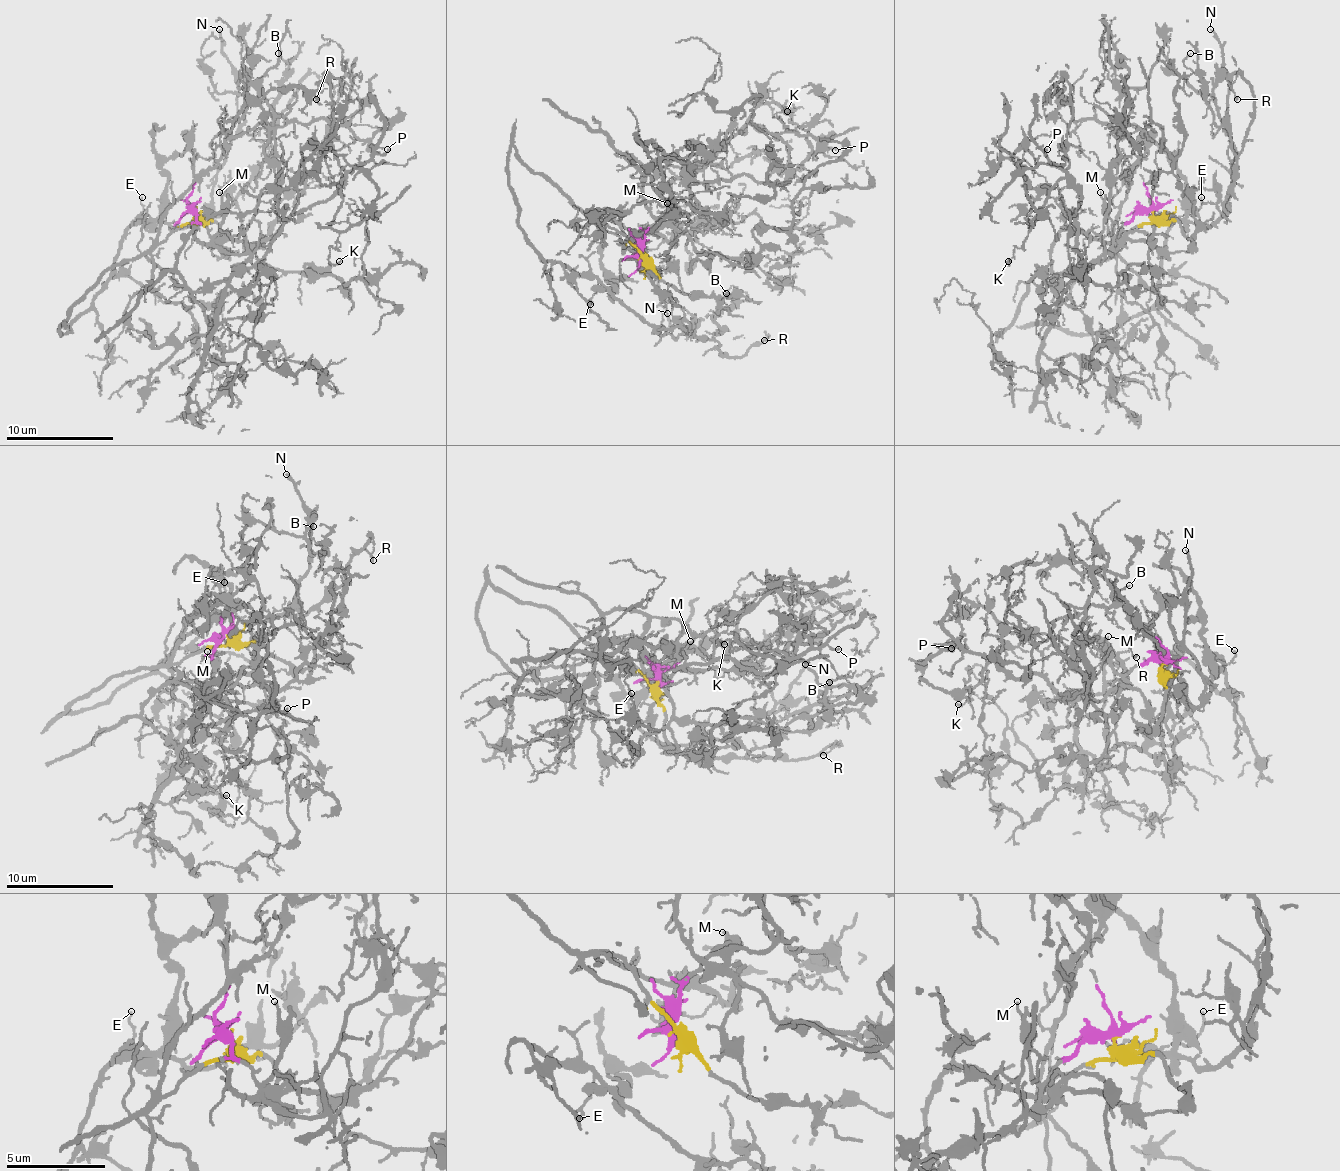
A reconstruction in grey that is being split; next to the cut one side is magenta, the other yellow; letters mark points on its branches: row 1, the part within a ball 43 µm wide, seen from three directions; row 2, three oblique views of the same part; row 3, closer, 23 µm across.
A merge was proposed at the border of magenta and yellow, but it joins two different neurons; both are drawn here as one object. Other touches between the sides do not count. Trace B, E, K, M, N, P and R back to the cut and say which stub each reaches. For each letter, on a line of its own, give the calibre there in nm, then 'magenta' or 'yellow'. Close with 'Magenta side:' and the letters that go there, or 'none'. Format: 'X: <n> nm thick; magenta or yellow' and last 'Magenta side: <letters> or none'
B: 100 nm thick; yellow
E: 120 nm thick; yellow
K: 130 nm thick; magenta
M: 120 nm thick; magenta
N: 180 nm thick; yellow
P: 140 nm thick; magenta
R: 120 nm thick; yellow
Magenta side: K, M, P

